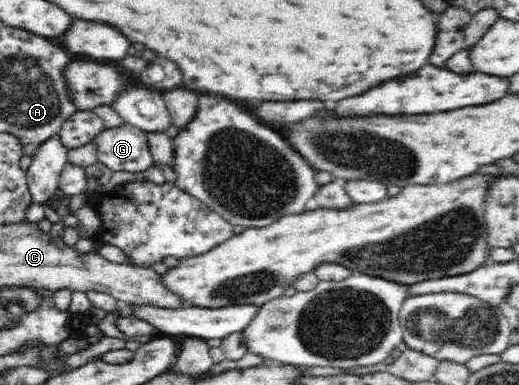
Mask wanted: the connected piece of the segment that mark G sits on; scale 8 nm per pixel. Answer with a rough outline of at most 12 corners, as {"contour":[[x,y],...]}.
{"contour":[[134,125],[105,129],[98,161],[137,173],[154,164],[147,133]]}

